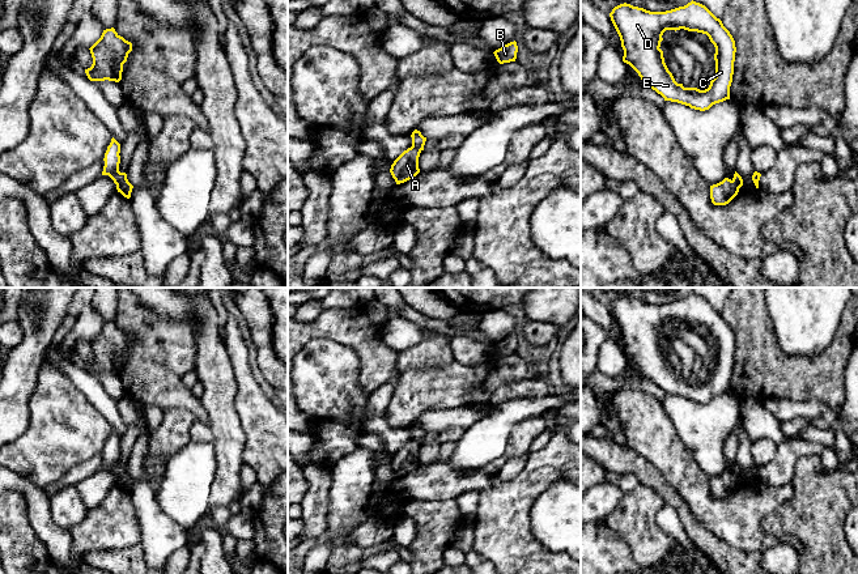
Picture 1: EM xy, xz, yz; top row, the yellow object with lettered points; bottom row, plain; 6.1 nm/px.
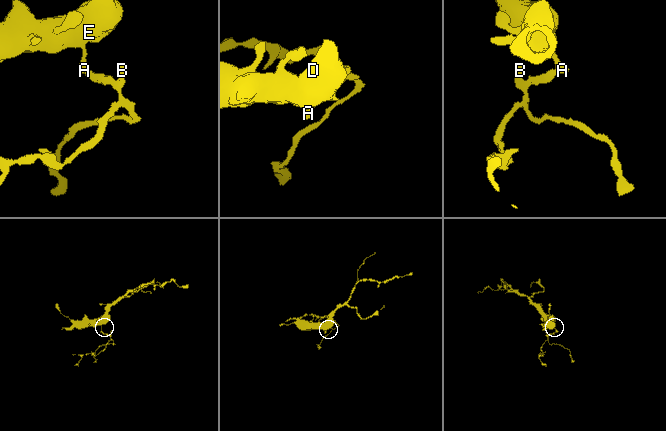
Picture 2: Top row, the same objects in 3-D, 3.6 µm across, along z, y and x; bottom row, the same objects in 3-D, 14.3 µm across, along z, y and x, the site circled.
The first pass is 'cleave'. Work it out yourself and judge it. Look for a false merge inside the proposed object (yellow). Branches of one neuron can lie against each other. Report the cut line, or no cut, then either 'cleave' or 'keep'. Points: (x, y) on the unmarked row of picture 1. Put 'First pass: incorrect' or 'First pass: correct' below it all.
cut in xy along (128, 475), (118, 483); cleave
First pass: correct

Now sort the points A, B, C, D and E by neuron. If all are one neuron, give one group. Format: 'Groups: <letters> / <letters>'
Groups: A C D E / B

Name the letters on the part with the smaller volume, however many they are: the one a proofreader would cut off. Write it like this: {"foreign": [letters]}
{"foreign": ["B"]}

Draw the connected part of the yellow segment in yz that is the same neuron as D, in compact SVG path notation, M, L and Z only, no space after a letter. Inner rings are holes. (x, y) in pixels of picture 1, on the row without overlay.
M692 293L671 303L650 305L624 295L615 299L609 310L621 333L623 354L664 394L705 404L730 392L735 333L722 314L705 298ZM680 322L706 327L715 340L715 370L705 383L678 377L664 356L663 344L659 341L662 328L666 323Z

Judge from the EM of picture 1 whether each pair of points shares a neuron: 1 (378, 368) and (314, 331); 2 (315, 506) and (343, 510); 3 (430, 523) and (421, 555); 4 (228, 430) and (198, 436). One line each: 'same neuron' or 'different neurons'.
1: same neuron
2: different neurons
3: same neuron
4: different neurons

